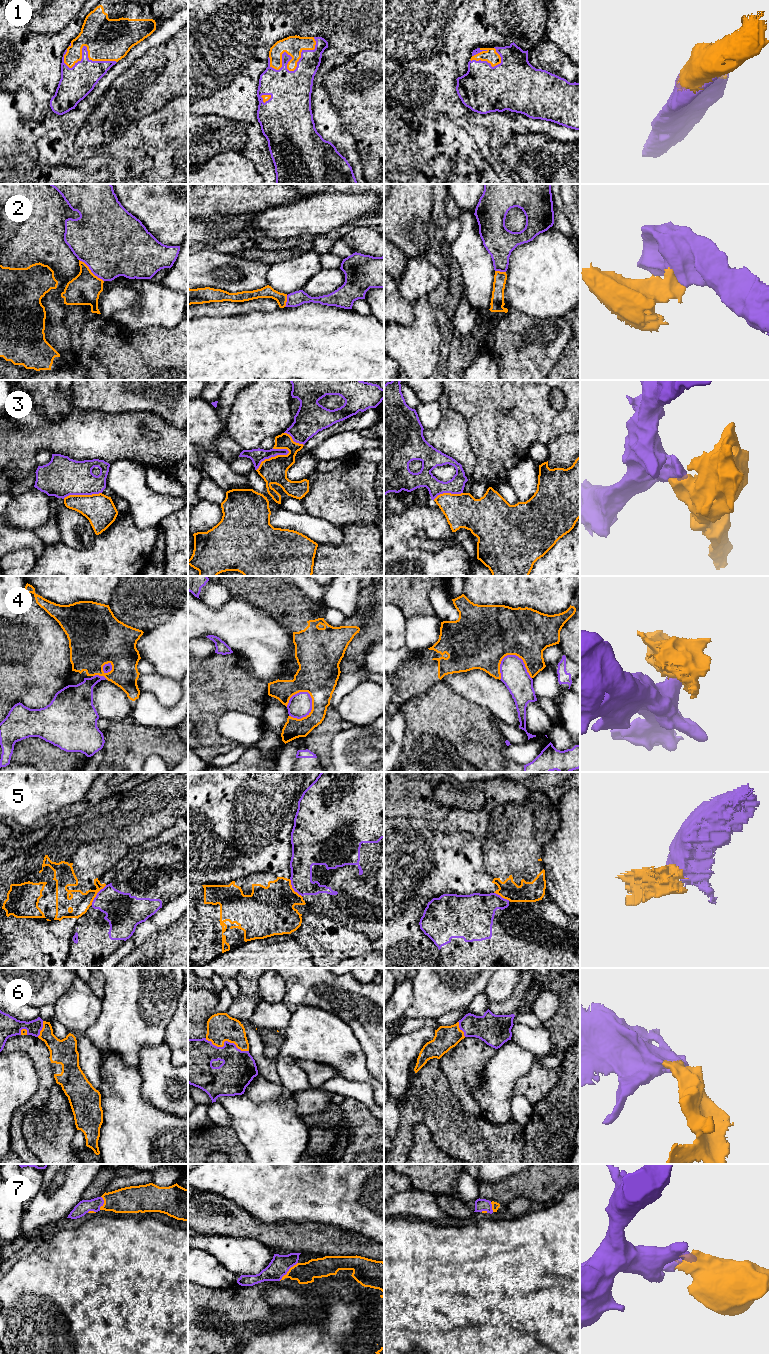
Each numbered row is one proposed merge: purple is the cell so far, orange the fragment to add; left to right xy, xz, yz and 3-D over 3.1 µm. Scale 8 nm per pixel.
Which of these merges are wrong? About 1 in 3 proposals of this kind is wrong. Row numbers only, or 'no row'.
2, 3, 4, 5

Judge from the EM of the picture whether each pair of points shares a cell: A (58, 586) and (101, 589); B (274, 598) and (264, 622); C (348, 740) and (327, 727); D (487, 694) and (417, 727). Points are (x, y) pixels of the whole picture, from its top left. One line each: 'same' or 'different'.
A: same
B: different
C: different
D: different

